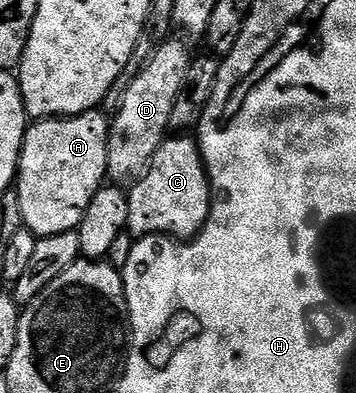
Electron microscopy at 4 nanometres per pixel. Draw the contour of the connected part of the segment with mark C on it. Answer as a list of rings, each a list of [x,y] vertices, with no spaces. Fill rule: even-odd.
[[[184,133],[165,138],[158,153],[154,153],[144,176],[131,184],[127,192],[126,231],[129,236],[167,235],[169,239],[177,241],[191,241],[206,225],[214,192],[212,184],[208,182],[204,159],[200,156],[199,142],[195,138],[188,138],[192,137]]]

